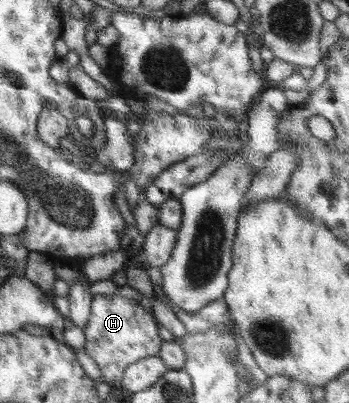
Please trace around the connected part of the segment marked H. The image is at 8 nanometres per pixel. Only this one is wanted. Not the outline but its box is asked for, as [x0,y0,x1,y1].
[84,294,162,386]

